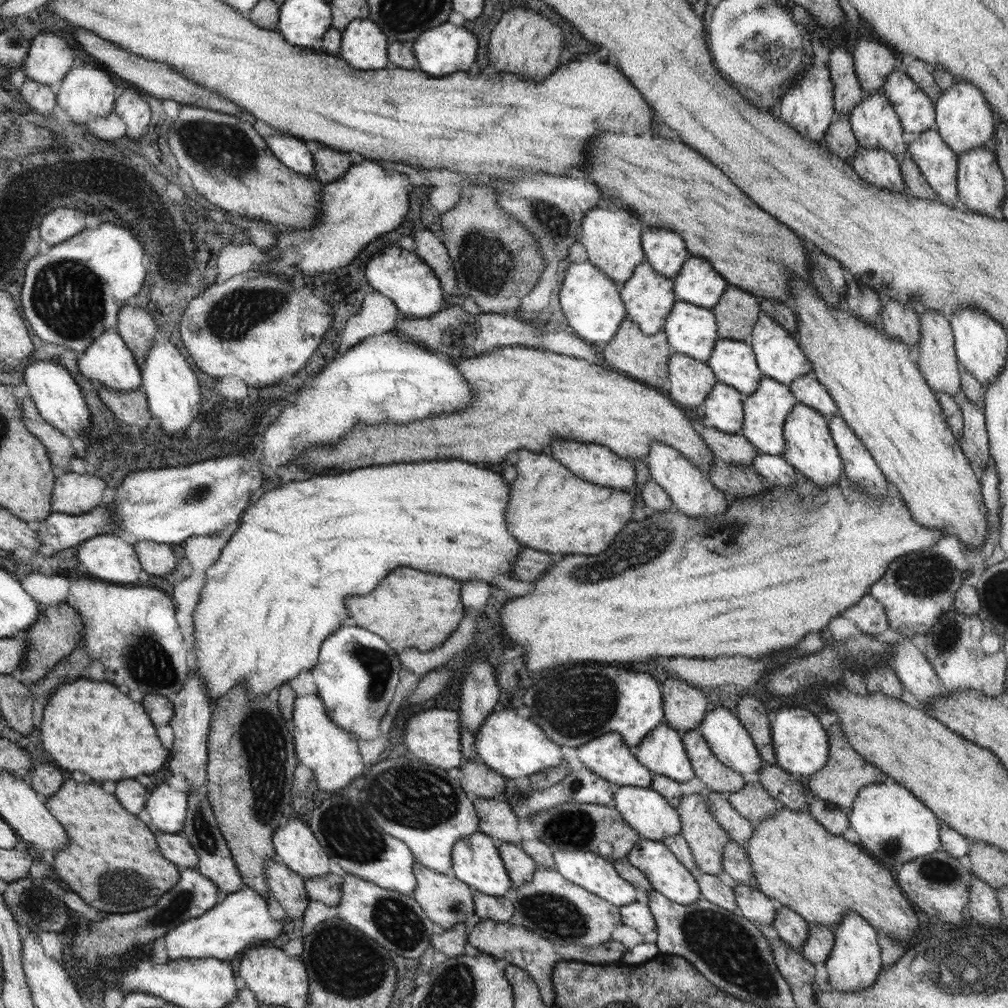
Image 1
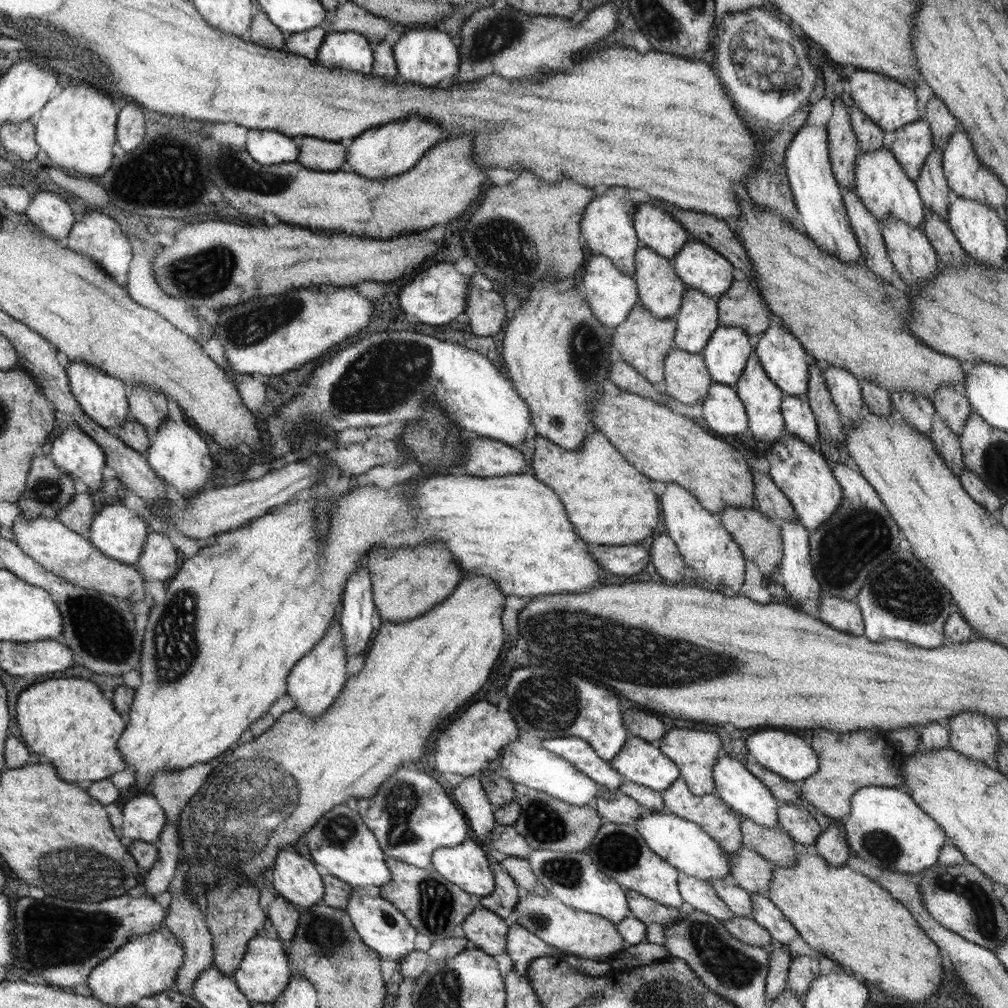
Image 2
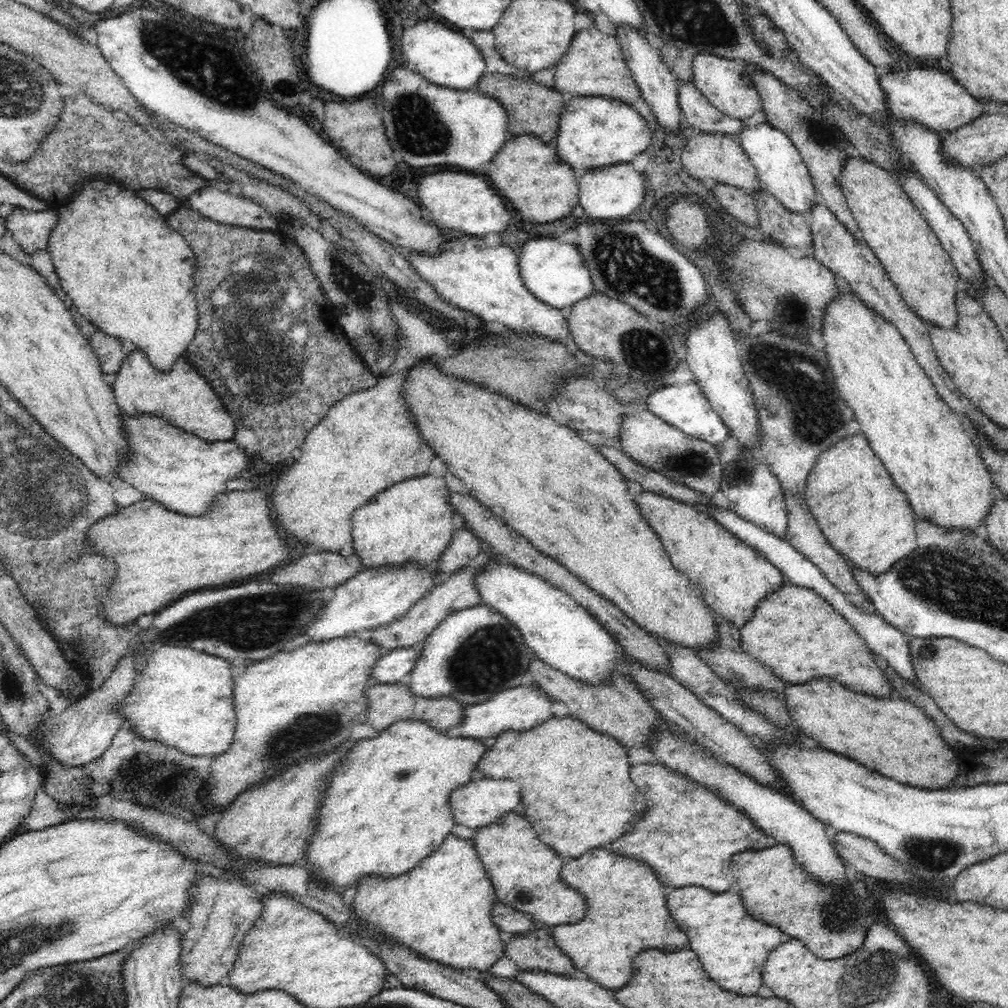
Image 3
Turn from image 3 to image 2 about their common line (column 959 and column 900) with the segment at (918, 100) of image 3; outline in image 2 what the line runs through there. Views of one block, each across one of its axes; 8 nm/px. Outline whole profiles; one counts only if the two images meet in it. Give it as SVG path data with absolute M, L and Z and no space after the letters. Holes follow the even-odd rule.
M853 68L851 73L848 82L851 86L850 98L853 100L853 104L860 108L864 114L869 115L889 136L892 132L901 129L902 126L919 120L918 98L914 94L913 88L902 85L894 78L872 71Z

